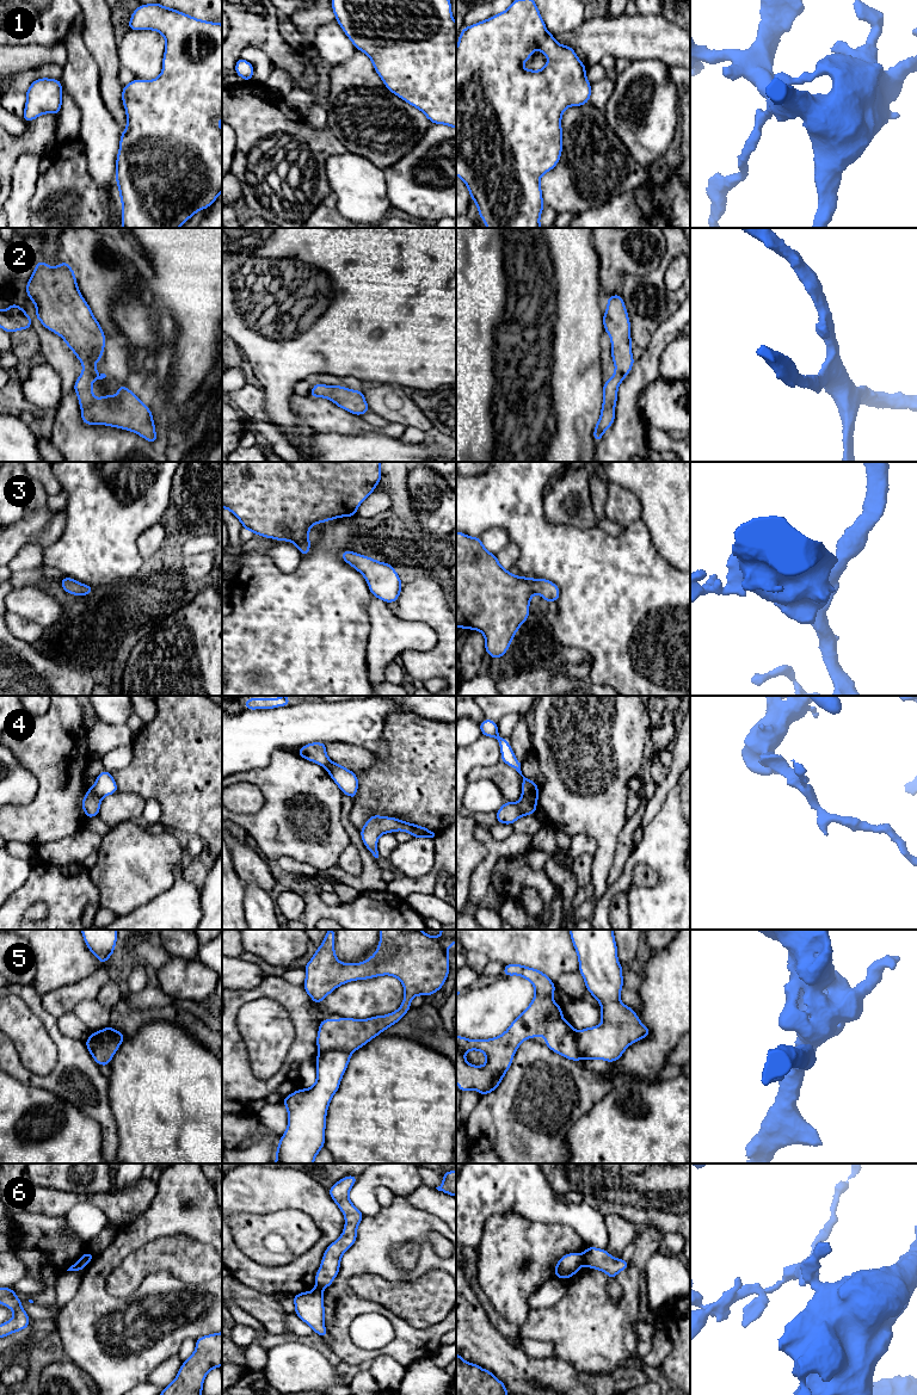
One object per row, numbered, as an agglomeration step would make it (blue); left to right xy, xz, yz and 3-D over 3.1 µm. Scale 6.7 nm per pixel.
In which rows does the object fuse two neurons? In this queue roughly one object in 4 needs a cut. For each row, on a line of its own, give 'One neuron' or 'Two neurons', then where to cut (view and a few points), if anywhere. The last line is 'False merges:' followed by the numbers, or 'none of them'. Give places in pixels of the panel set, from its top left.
1: One neuron. No split
2: One neuron. No split
3: One neuron. No split
4: Two neurons. Split along yz (522, 794), (535, 806)
5: Two neurons. Split along xy (123, 1038), (97, 1044), (88, 1041)
6: One neuron. No split
False merges: 4, 5

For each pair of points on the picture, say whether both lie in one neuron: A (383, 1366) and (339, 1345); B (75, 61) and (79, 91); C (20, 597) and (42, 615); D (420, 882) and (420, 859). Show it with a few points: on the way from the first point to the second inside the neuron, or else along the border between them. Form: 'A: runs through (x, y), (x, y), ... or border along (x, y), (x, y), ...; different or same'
A: border along (370, 1359), (377, 1356), (391, 1356), (399, 1363); different
B: runs through (79, 68), (79, 84); same
C: runs through (25, 600), (37, 610); same
D: border along (435, 853), (429, 872), (404, 876); different

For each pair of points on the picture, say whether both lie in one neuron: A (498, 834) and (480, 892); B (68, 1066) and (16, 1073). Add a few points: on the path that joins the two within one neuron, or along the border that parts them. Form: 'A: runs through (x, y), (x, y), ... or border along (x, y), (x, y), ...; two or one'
A: border along (488, 829), (499, 840), (503, 840), (512, 831); two
B: runs through (55, 1079), (32, 1080), (29, 1078); one

